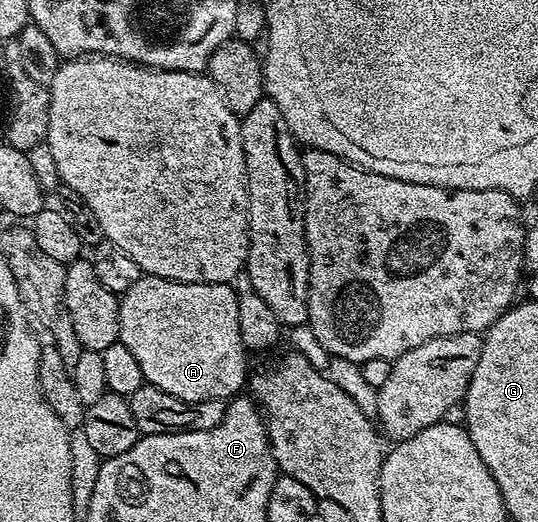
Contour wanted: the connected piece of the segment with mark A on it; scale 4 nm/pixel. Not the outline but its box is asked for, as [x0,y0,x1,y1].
[119,275,249,401]

